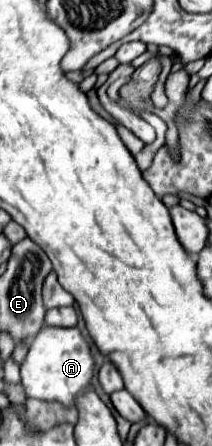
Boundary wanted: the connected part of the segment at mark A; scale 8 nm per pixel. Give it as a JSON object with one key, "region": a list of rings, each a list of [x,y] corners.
{"region":[[[46,326],[30,342],[28,356],[22,370],[22,386],[28,398],[42,402],[58,402],[64,408],[74,408],[76,398],[92,390],[92,380],[96,376],[96,362],[90,352],[88,342],[82,338],[78,328],[54,328]]]}

